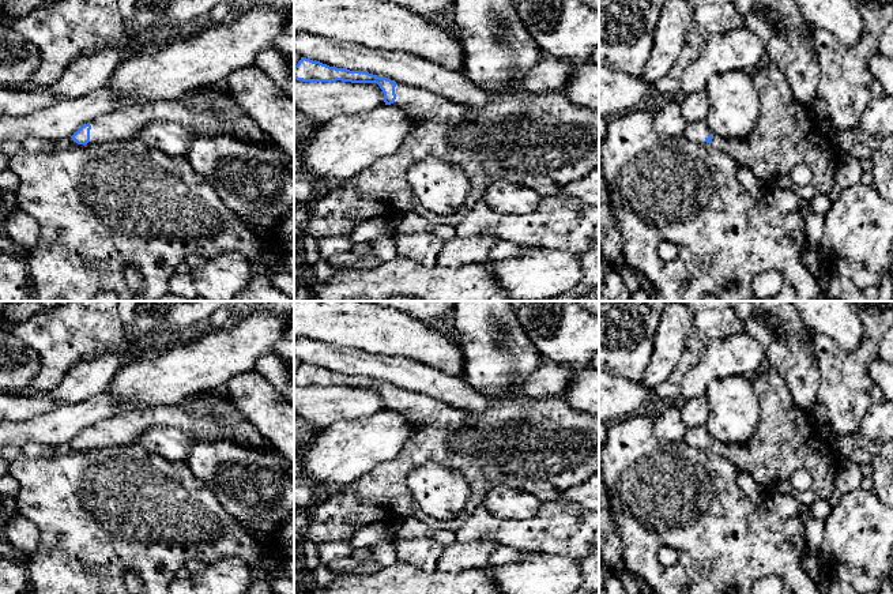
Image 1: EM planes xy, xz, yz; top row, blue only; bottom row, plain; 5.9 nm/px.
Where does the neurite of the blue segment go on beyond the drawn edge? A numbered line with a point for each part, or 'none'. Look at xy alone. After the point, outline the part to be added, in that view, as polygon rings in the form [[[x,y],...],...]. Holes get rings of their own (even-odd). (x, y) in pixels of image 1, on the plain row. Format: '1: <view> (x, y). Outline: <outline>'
1: xy (208, 417). Outline: [[[225,388],[170,406],[99,421],[90,426],[90,447],[135,444],[137,436],[155,426],[172,426],[193,440],[230,440],[245,447],[276,451],[230,403]]]

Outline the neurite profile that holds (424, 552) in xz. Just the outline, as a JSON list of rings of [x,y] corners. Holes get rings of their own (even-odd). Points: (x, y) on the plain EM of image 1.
[[[419,537],[396,538],[395,548],[397,560],[418,565],[422,571],[436,571],[437,560],[445,546],[433,538]]]

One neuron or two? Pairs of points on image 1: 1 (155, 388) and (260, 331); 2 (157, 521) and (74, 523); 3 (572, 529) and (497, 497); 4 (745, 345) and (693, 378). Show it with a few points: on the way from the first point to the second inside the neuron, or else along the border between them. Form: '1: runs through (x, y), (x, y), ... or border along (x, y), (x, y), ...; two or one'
1: runs through (181, 373), (202, 367), (222, 353), (234, 350); one
2: runs through (136, 521), (94, 522); one
3: border along (543, 503), (531, 518), (505, 519); two
4: runs through (733, 356), (723, 357), (705, 371); one

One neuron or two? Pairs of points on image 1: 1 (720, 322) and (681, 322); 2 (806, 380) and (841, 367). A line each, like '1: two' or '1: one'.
1: two
2: two

